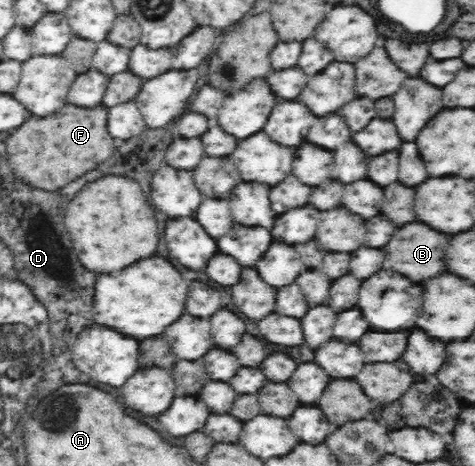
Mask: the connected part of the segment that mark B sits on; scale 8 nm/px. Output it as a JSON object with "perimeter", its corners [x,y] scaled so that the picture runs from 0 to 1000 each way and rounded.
{"perimeter":[[[853,481],[827,502],[827,515],[806,532],[811,536],[811,558],[815,575],[853,588],[865,601],[891,601],[907,597],[916,588],[937,584],[937,562],[933,562],[933,532],[945,524],[949,506],[937,506],[895,481]]]}

